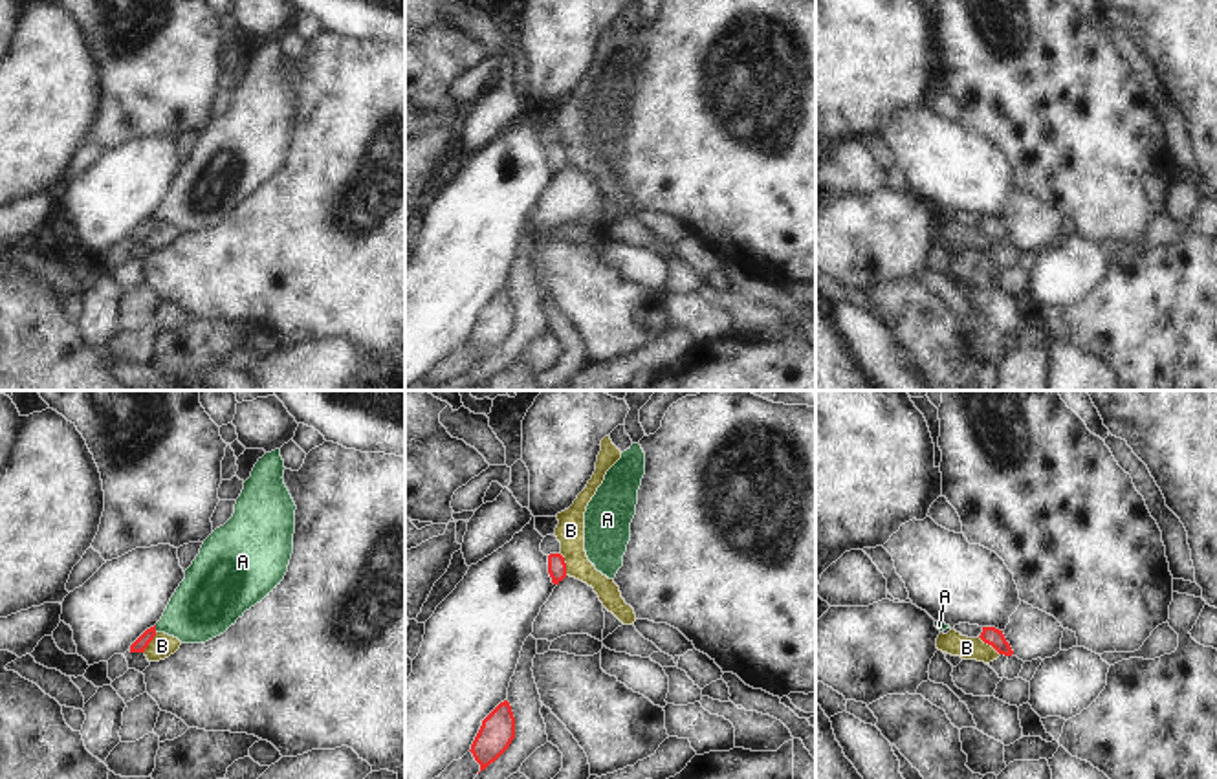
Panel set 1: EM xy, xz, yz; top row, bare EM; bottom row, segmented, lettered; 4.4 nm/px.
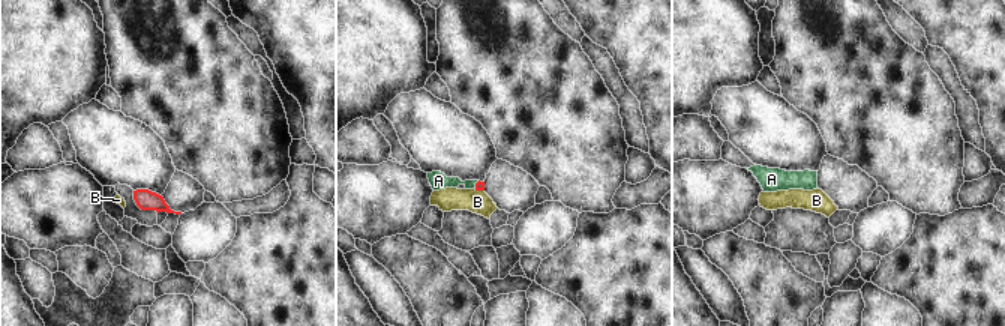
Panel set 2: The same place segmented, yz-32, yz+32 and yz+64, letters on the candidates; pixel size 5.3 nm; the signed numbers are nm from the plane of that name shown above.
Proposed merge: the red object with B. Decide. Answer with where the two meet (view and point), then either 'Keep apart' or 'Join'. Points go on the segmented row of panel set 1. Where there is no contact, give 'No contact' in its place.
Touches red at xz (565, 563). Keep apart

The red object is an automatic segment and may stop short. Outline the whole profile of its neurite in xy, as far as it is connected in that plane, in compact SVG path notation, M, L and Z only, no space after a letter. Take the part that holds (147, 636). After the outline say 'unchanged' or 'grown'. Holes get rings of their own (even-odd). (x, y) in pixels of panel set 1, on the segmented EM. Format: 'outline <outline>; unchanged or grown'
outline M280 449L258 458L233 517L203 541L161 620L130 653L145 653L158 632L181 643L205 643L280 585L293 554L297 510L284 469Z; grown

